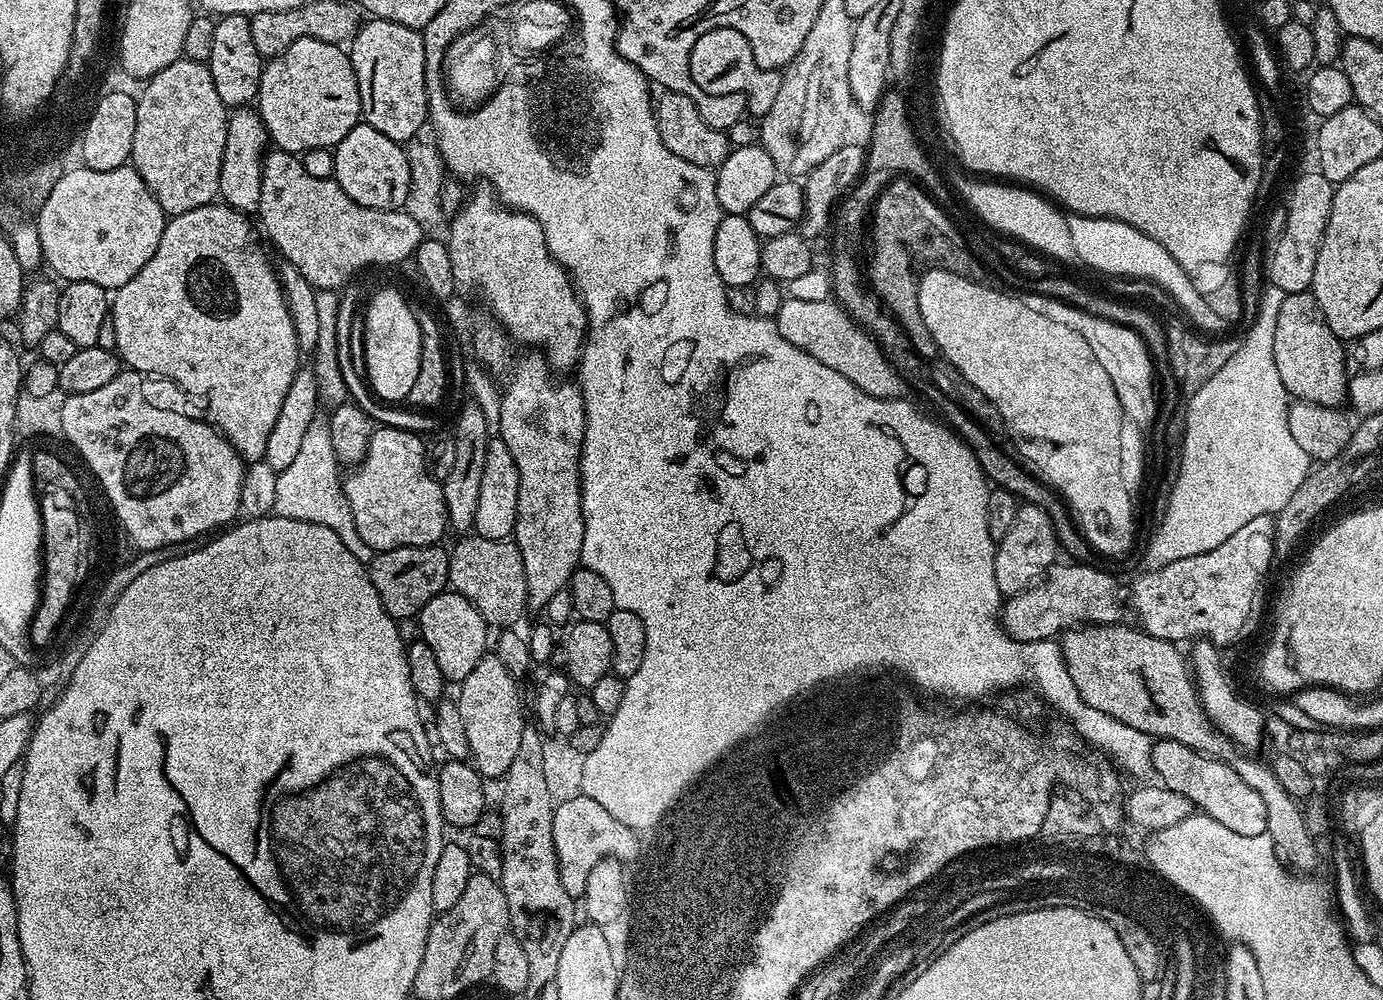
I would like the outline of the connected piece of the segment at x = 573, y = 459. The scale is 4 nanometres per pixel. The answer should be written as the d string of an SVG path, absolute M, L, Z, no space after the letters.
M536 350L525 352L528 353L513 362L512 369L508 372L508 381L502 384L498 438L506 446L506 450L510 450L510 455L514 457L514 466L518 466L518 514L514 543L522 554L522 566L526 570L527 607L542 610L553 594L569 587L569 580L581 567L584 519L580 493L580 455L586 414L579 383L572 381L571 384L564 380L559 384L555 380L557 377L549 369L547 356Z

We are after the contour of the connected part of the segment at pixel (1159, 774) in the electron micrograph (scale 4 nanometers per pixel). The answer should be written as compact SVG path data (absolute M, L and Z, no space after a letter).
M1156 740L1152 746L1152 772L1164 787L1174 790L1174 794L1182 794L1182 798L1189 800L1203 815L1214 818L1214 822L1222 822L1226 830L1246 834L1246 838L1267 833L1266 802L1262 802L1262 794L1246 786L1229 764L1198 754L1190 750L1190 746L1182 746L1182 742Z

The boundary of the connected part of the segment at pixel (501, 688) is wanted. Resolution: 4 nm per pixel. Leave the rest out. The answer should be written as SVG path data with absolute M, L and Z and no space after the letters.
M485 654L478 666L474 666L474 670L459 681L458 707L466 726L466 738L470 741L470 763L481 777L503 778L510 770L510 762L514 762L514 757L518 755L526 720L520 688L516 684L519 684L517 677L506 670L495 654Z

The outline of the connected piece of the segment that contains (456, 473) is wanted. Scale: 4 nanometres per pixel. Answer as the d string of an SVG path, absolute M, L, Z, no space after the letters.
M467 402L456 416L456 428L451 429L454 442L454 467L442 478L444 501L451 531L464 534L472 528L474 510L478 510L478 486L482 486L482 469L486 467L486 450L490 433L486 414L475 402Z

